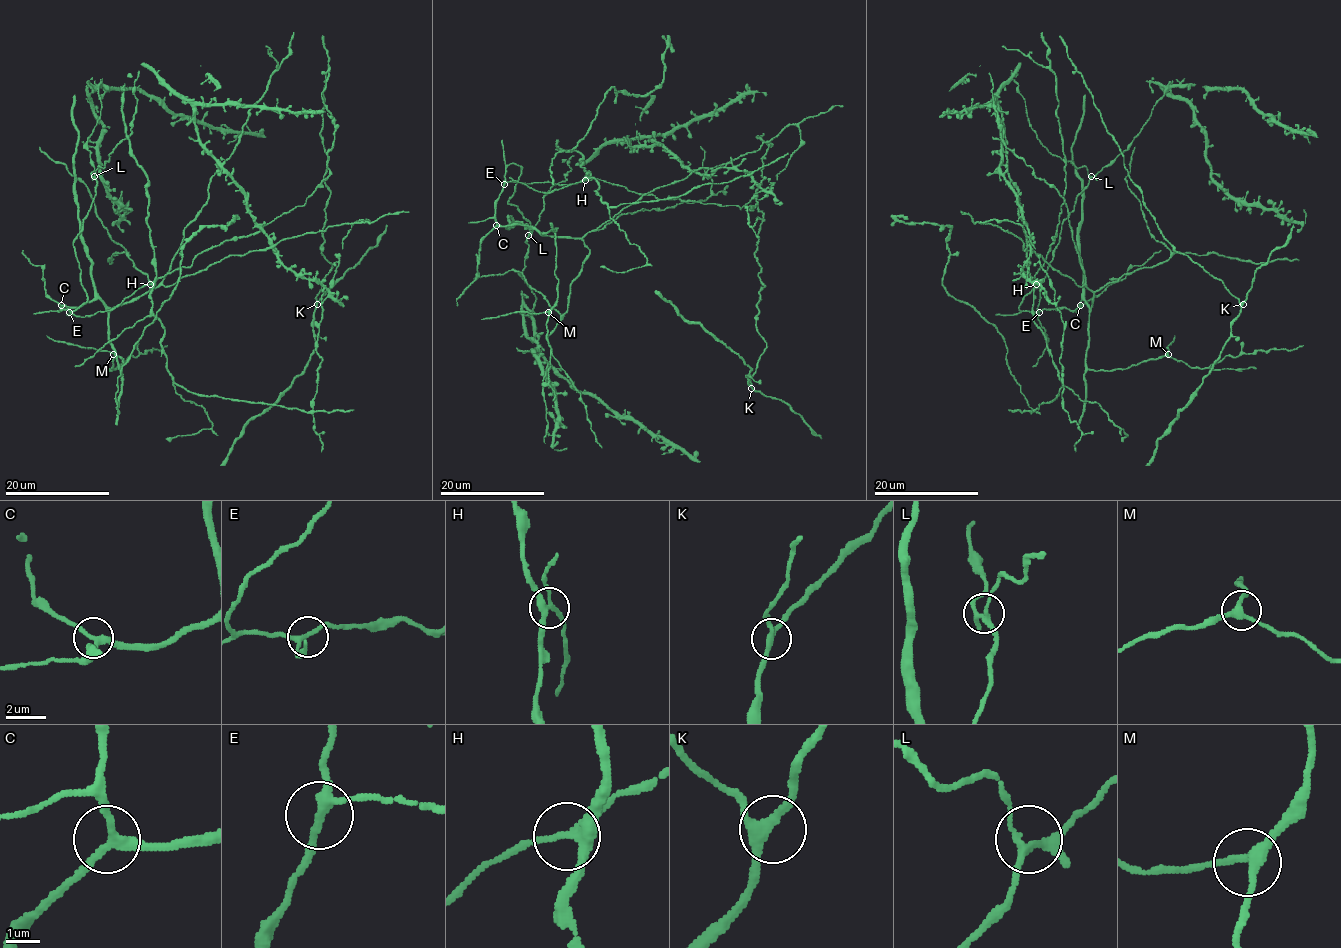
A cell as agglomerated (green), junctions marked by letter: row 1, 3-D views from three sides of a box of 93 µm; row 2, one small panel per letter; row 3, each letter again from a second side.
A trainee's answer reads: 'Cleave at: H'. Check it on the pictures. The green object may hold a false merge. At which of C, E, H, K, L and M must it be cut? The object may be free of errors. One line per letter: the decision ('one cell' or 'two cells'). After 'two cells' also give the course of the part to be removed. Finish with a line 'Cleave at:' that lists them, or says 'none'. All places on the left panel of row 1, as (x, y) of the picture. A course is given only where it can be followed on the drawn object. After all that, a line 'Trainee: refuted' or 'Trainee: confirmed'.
C: one cell
E: one cell
H: two cells | (150, 284), (154, 315), (164, 330), (160, 347), (176, 383), (208, 396), (308, 412), (353, 409)
K: one cell
L: one cell
M: one cell
Cleave at: H
Trainee: confirmed

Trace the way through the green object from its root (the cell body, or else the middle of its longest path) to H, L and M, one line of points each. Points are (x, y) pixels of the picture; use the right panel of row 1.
H: (1067, 210), (1093, 302), (1091, 308), (1082, 298), (1082, 306), (1074, 310), (1042, 309), (1037, 317), (1036, 284)
L: (1067, 210), (1093, 302), (1022, 311), (1091, 176)
M: (1067, 210), (1085, 285), (1093, 293), (1085, 365), (1095, 370), (1126, 369), (1168, 354)

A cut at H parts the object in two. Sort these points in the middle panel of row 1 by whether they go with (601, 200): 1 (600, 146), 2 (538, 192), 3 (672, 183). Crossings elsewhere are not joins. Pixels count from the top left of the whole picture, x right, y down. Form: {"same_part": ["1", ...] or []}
{"same_part": ["2"]}

